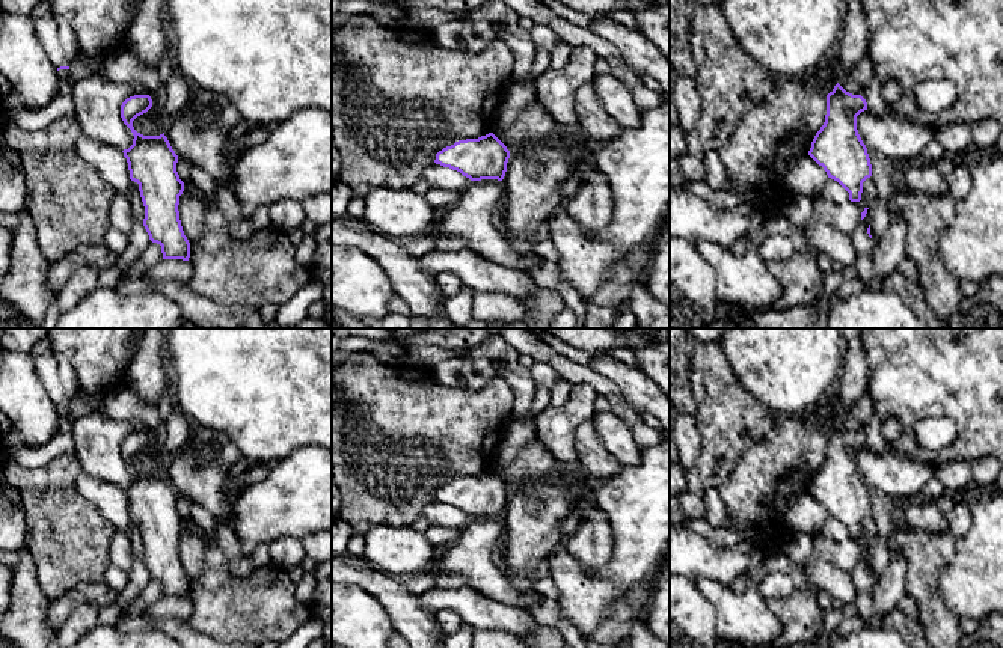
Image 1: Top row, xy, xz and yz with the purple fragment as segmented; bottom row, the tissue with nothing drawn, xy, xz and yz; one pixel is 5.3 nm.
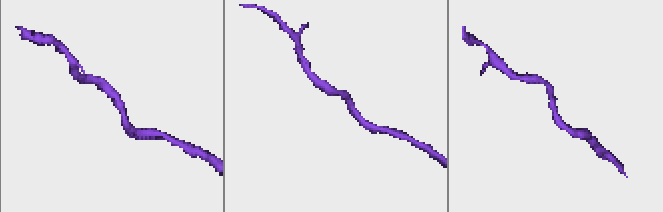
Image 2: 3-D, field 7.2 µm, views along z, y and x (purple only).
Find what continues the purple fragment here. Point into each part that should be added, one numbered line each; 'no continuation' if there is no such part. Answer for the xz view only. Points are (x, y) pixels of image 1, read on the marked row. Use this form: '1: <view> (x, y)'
no continuation

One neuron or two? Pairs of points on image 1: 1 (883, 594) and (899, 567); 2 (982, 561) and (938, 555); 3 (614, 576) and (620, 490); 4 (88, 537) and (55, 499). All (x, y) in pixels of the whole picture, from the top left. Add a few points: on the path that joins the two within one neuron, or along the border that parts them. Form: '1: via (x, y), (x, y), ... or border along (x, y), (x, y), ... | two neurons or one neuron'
1: via (889, 588), (895, 573) | one neuron
2: border along (956, 538), (953, 558), (940, 576), (940, 589) | two neurons
3: via (625, 555), (625, 511) | one neuron
4: via (79, 528), (59, 508) | one neuron

